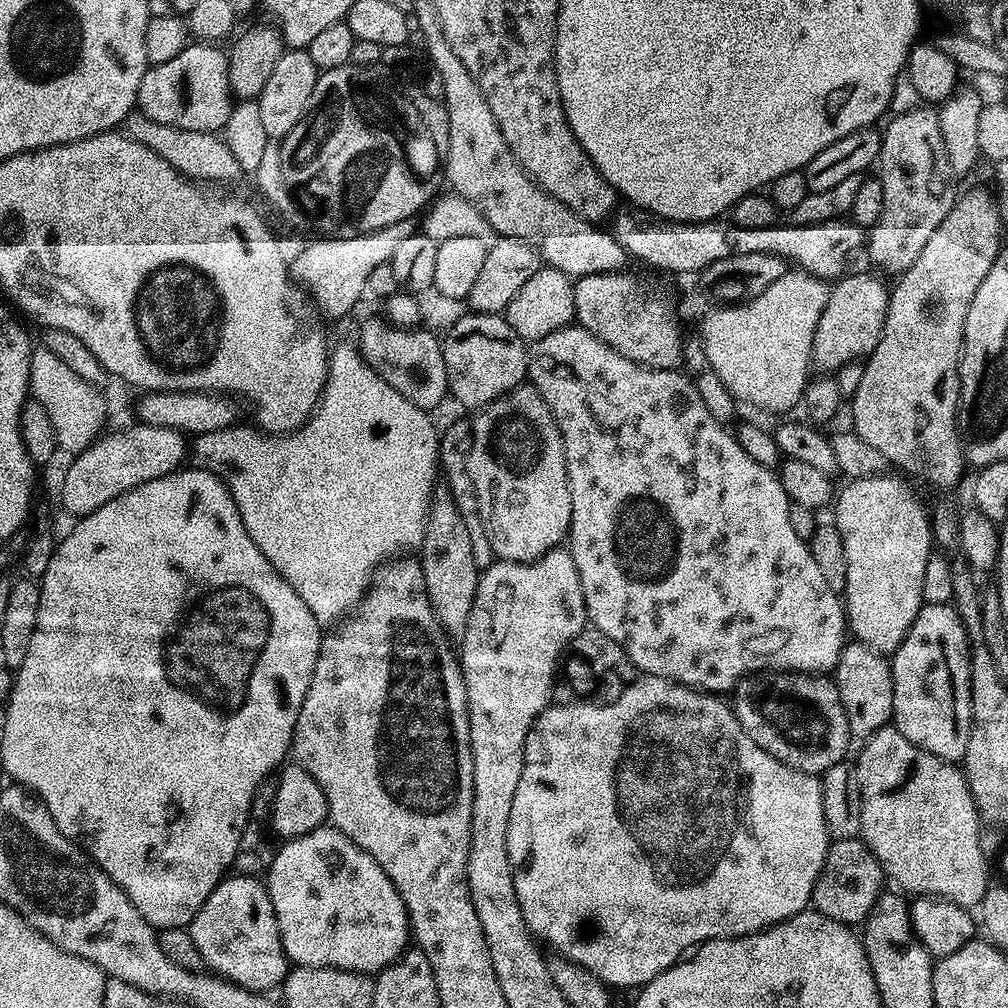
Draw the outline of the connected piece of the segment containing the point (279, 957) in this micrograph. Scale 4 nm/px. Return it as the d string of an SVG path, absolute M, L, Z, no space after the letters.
M232 874L221 880L210 898L202 902L202 910L198 910L187 930L194 938L194 946L198 946L205 965L215 975L232 981L240 988L263 993L272 990L268 988L279 989L290 971L274 906L268 897L267 887L255 876Z

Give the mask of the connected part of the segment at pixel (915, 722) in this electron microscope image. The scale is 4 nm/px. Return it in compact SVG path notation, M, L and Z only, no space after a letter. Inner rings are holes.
M951 603L924 604L914 618L902 646L891 653L892 681L894 682L894 706L892 720L903 736L910 738L914 746L926 750L943 760L963 761L966 742L970 742L972 707L970 706L970 645L968 635Z

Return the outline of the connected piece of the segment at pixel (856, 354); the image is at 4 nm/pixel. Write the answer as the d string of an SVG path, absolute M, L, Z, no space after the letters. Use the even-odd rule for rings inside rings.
M867 271L845 274L831 285L812 343L812 364L820 367L821 373L834 374L846 362L871 356L882 338L890 288L887 283L884 285L883 275Z

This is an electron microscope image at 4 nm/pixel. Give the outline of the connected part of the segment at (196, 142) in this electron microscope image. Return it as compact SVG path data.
M133 110L122 125L125 135L132 140L142 143L150 150L154 150L160 158L165 158L194 182L207 182L210 184L223 184L226 180L241 177L242 171L234 154L227 147L224 140L213 132L182 130L178 127L166 126L165 123L154 122L144 112Z

